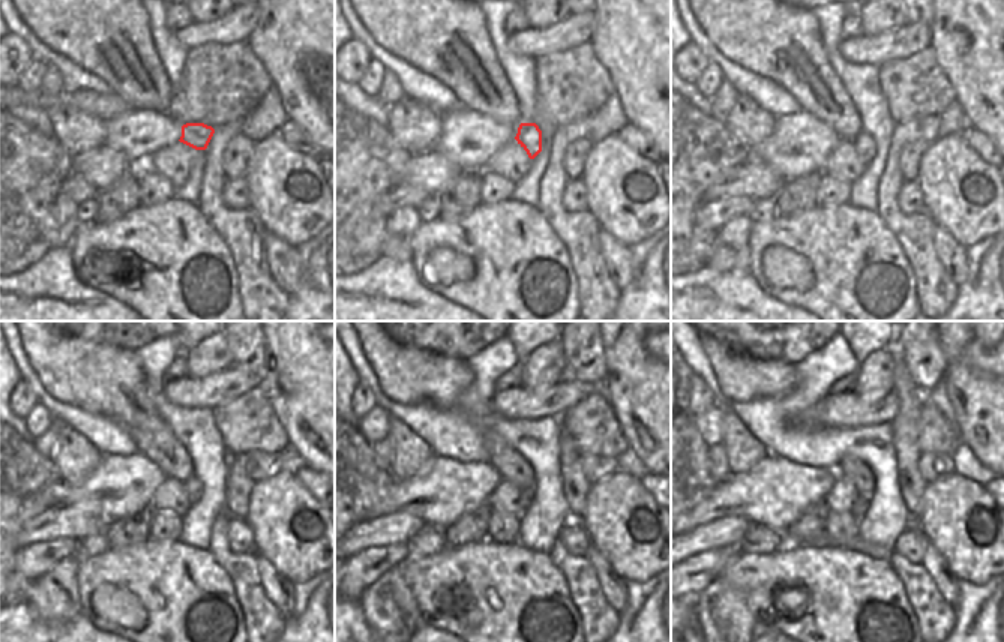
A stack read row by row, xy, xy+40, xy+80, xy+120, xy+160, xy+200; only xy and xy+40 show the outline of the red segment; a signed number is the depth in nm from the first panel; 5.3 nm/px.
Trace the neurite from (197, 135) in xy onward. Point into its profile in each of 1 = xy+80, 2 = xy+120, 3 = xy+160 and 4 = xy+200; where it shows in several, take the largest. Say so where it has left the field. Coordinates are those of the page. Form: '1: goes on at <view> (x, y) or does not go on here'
1: goes on at xy+80 (863, 144)
2: goes on at xy+120 (192, 488)
3: goes on at xy+160 (527, 495)
4: goes on at xy+200 (859, 507)

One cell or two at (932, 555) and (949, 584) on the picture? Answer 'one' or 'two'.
one

